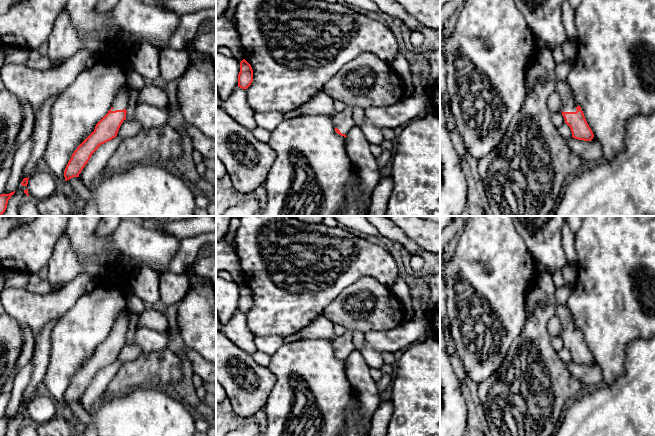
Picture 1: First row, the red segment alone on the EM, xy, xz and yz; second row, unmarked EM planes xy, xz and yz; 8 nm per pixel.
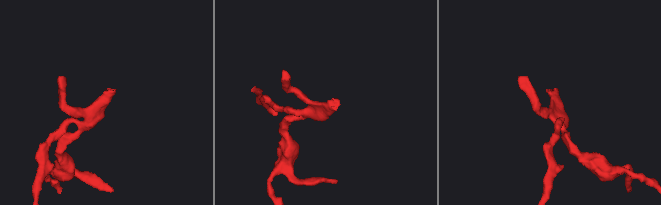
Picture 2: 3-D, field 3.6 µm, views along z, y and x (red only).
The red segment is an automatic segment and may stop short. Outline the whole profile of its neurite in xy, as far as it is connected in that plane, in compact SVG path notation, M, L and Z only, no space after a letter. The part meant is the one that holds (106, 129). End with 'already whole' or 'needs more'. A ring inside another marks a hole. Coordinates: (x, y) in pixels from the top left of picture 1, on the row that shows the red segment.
M123 86L115 97L111 109L96 124L94 131L77 147L64 171L65 181L79 177L79 174L98 147L117 136L119 128L126 120L131 86Z; needs more

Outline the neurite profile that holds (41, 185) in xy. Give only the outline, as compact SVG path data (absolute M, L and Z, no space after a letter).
M34 171L27 184L29 197L37 201L44 200L56 193L56 182L50 173Z

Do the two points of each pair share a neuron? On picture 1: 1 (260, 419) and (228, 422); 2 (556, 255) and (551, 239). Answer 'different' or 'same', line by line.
1: same
2: same

